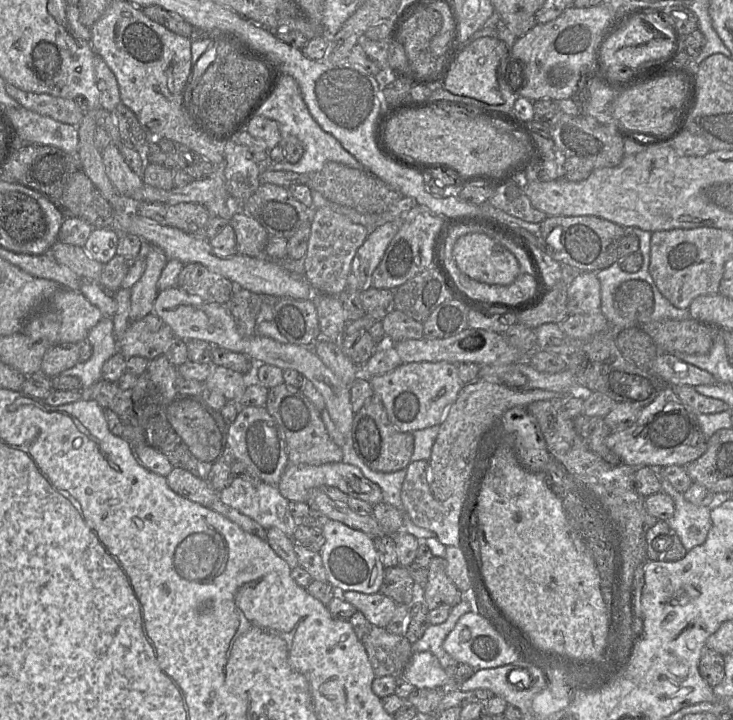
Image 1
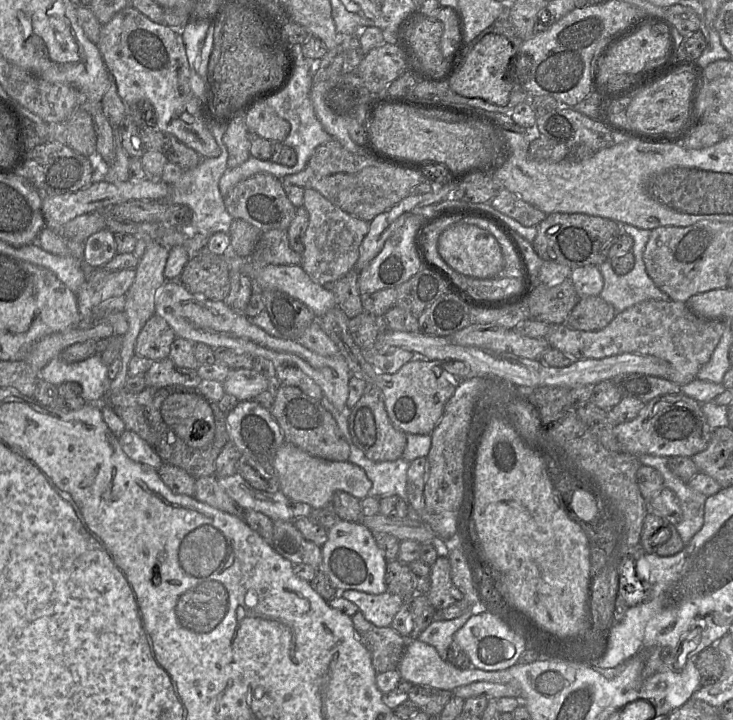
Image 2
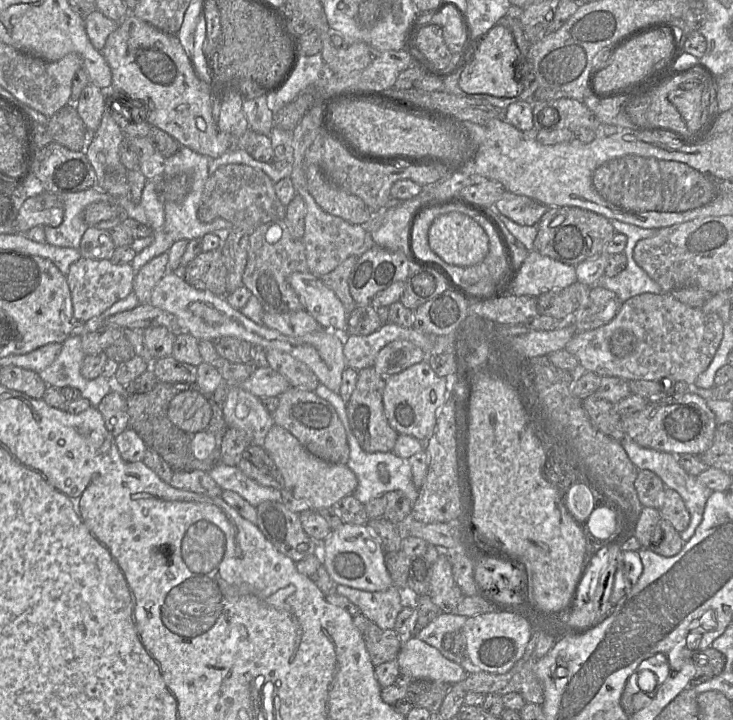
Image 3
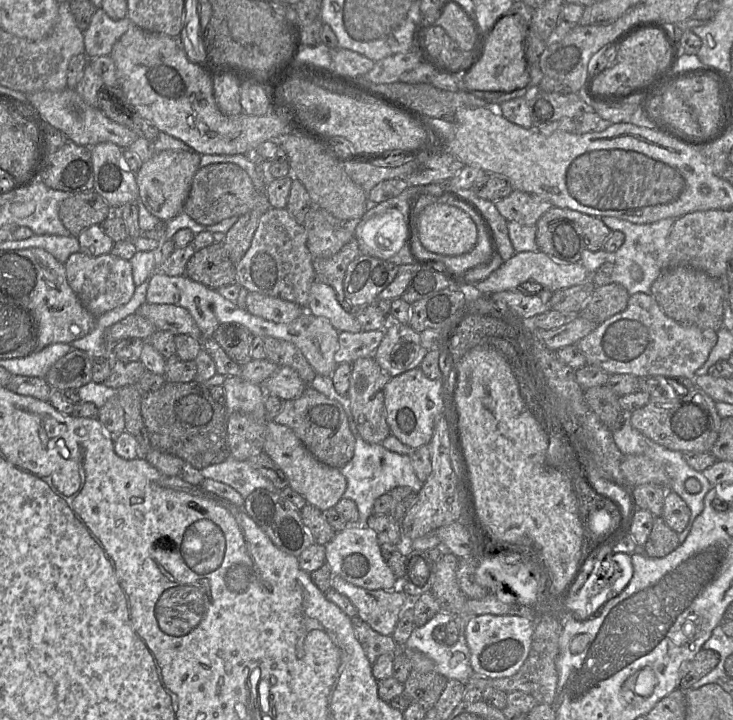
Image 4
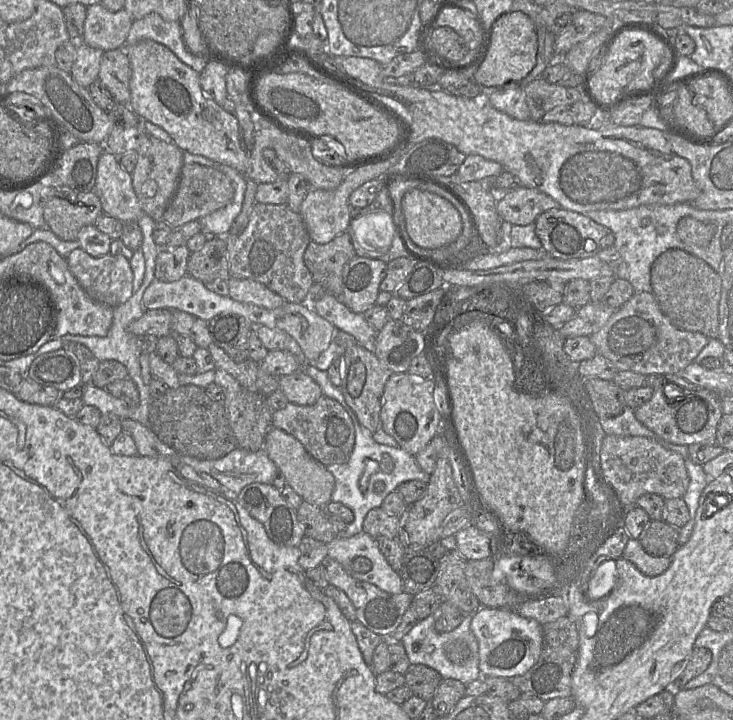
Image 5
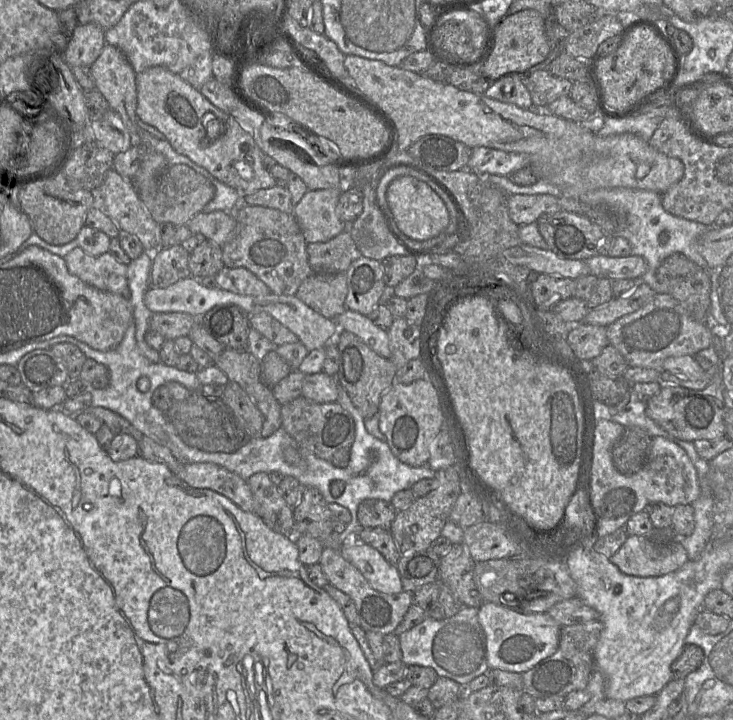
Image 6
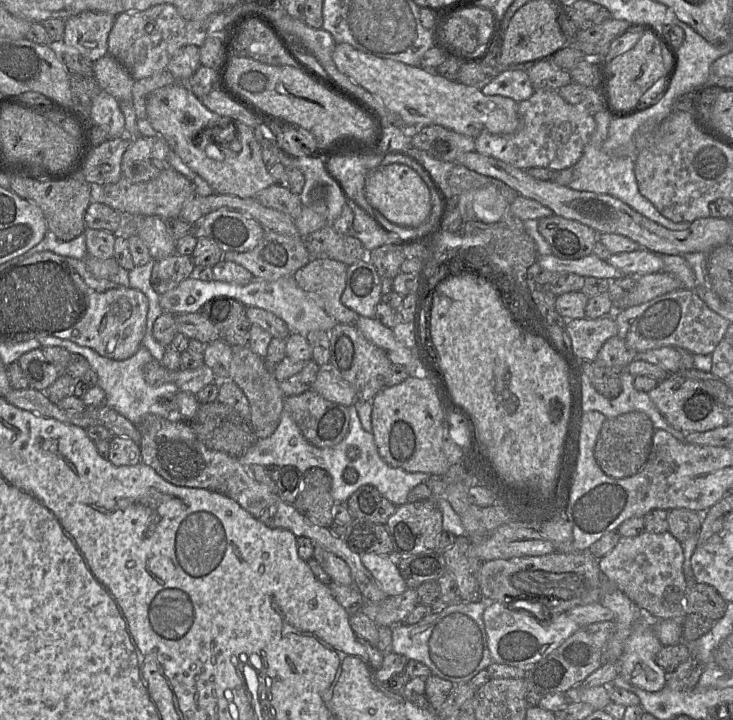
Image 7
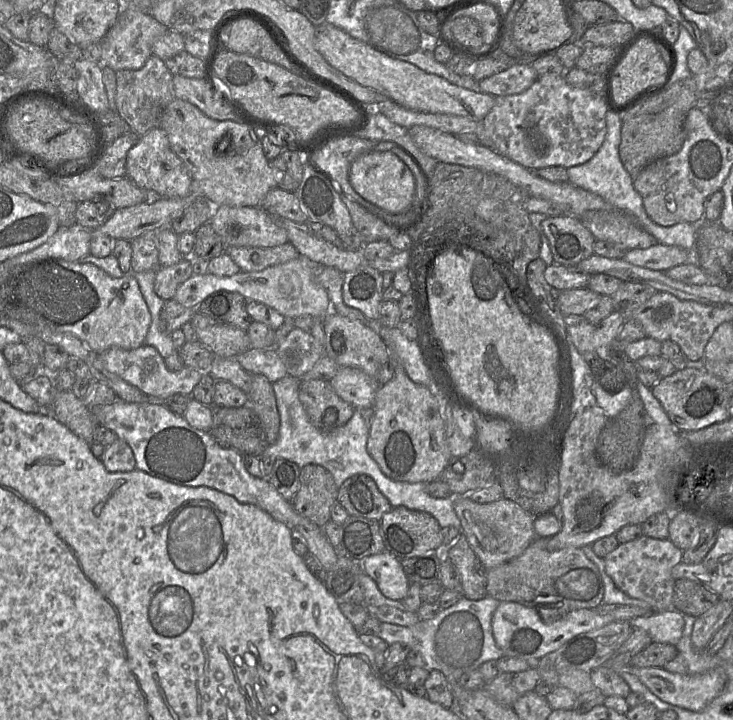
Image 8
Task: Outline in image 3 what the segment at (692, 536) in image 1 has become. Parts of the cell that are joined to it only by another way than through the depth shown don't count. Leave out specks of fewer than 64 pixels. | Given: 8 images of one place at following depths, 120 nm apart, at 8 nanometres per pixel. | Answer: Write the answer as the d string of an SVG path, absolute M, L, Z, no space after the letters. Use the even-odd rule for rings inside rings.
M627 437L619 442L621 442L629 459L638 470L646 469L654 472L661 478L666 488L675 490L682 497L684 504L690 514L690 523L688 527L680 533L680 537L685 544L694 535L697 527L701 523L706 502L713 491L701 483L697 476L688 474L679 464L678 456L671 453L642 447Z

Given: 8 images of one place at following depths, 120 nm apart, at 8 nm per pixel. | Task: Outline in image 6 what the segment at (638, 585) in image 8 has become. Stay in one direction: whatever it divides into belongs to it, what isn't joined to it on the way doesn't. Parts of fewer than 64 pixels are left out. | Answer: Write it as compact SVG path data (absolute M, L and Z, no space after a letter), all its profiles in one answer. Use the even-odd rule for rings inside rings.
M628 535L620 549L608 559L624 574L645 578L676 571L688 561L688 556L679 539L656 544L646 536Z

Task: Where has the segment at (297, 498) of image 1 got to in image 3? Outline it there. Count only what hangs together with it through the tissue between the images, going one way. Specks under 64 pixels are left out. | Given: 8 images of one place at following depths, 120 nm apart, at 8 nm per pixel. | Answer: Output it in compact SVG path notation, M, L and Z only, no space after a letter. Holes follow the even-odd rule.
M274 424L268 431L263 448L274 461L284 480L284 488L295 498L304 499L313 510L331 508L343 497L352 495L358 480L344 464L327 463L308 452L290 432Z

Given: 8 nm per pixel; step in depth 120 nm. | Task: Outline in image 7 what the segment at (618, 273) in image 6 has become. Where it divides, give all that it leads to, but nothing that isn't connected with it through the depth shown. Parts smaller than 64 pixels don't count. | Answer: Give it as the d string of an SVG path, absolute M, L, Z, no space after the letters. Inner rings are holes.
M641 247L632 252L612 254L607 262L620 270L624 276L653 274L663 268L660 255Z

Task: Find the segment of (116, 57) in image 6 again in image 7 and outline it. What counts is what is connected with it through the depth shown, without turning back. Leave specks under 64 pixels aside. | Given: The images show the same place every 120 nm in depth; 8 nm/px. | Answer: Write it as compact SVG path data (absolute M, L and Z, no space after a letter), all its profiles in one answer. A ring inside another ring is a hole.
M107 54L94 62L94 77L99 87L118 101L132 101L135 80L113 56Z

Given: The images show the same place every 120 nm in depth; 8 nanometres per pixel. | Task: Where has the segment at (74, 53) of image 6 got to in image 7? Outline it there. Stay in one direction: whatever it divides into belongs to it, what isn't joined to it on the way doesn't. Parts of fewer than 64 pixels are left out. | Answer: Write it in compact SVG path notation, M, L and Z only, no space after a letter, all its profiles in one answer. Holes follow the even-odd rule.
M85 11L65 19L63 44L77 49L82 55L95 62L108 54L108 37L116 16L95 11Z

